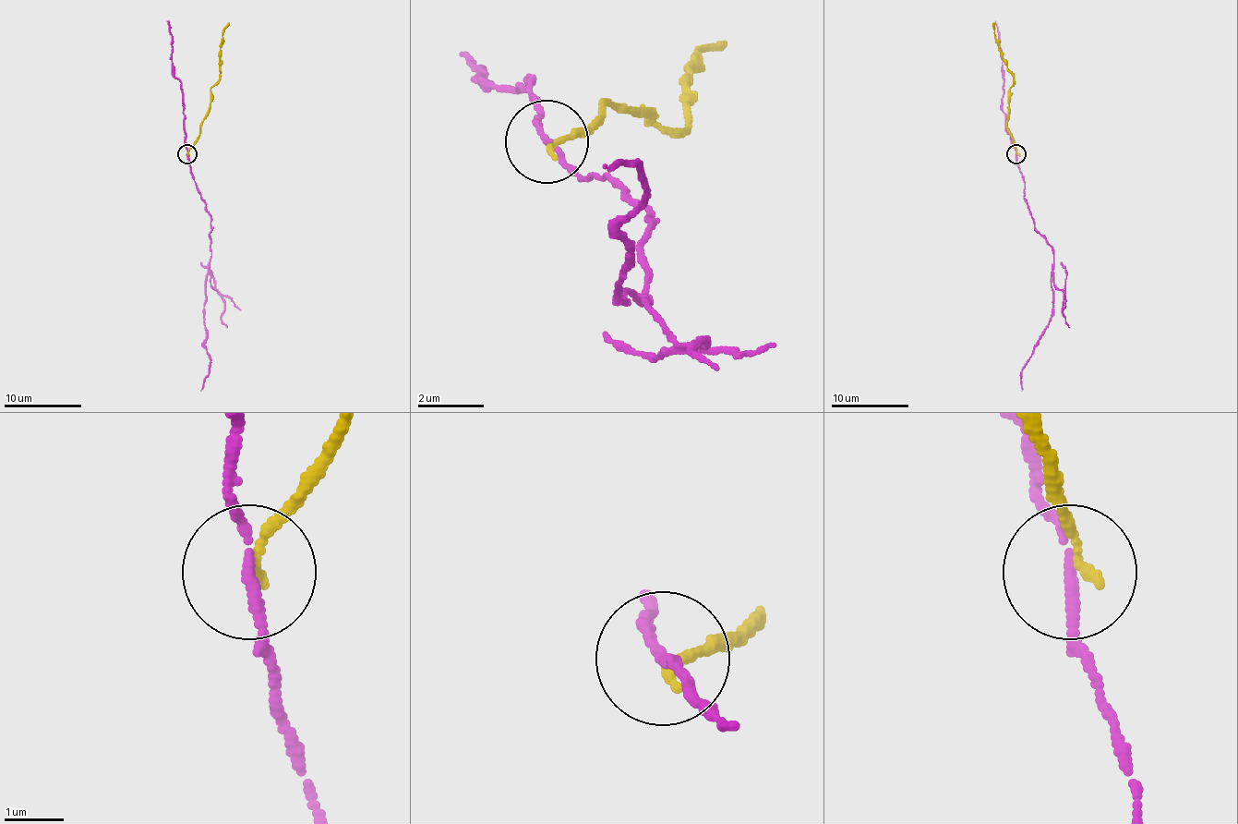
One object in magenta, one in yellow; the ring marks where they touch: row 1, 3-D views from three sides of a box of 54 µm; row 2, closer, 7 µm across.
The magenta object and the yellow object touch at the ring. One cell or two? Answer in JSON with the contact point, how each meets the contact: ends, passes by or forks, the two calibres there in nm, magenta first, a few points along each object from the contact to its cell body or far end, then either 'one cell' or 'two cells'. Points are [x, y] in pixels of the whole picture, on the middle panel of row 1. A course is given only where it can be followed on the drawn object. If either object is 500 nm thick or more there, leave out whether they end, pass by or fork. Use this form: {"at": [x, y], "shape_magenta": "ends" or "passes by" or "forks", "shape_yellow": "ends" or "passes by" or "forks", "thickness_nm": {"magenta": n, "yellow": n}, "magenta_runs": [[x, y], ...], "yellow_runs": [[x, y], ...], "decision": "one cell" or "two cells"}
{"at": [546, 141], "shape_magenta": "passes by", "shape_yellow": "ends", "thickness_nm": {"magenta": 160, "yellow": 180}, "magenta_runs": [[548, 143], [582, 176], [648, 210], [648, 301], [623, 293], [623, 218], [648, 185], [640, 168], [606, 168]], "yellow_runs": [[548, 143], [582, 135], [606, 102], [648, 118], [681, 127], [690, 60], [698, 52], [723, 43]], "decision": "two cells"}

